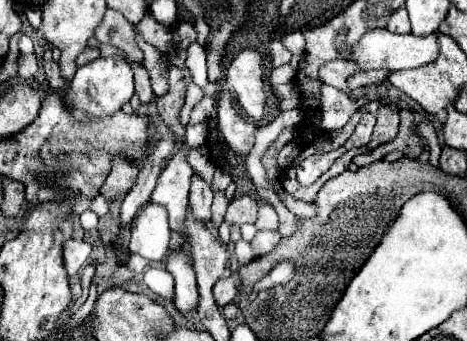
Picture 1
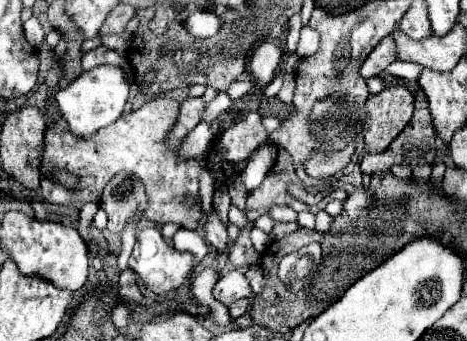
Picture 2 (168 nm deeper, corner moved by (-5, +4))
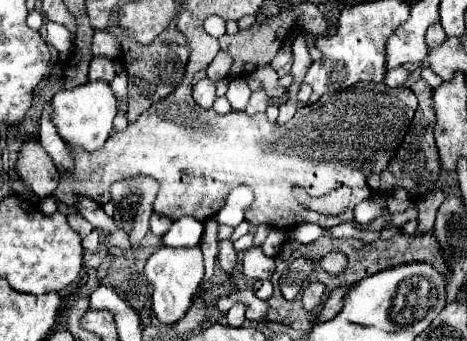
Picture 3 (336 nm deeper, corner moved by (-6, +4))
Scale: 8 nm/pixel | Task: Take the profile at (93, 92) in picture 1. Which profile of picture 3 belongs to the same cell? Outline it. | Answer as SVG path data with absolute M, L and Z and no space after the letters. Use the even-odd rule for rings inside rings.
M87 81L73 89L61 89L53 97L53 123L63 141L85 151L97 151L107 141L117 113L117 97L107 81Z

